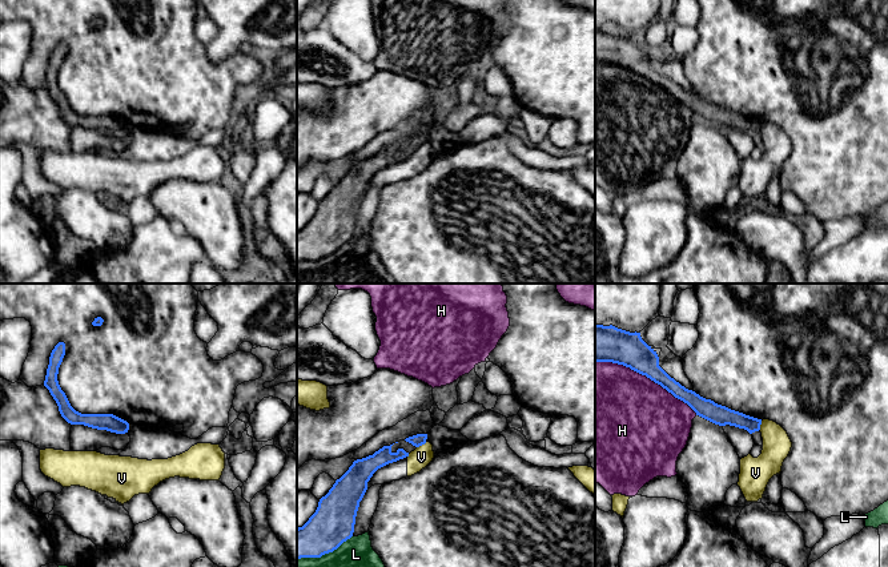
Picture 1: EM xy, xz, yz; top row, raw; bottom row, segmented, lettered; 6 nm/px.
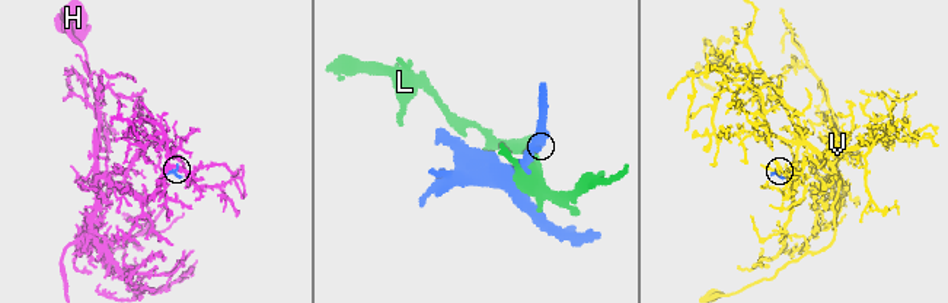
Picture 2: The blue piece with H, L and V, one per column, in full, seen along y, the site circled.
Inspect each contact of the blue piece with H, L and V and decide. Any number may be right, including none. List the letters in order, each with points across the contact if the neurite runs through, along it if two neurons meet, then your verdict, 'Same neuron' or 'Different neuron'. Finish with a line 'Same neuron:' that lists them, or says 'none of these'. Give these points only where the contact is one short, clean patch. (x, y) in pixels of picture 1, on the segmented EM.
H: Different neuron
L: Different neuron
V: Boundary: xz (426, 442), (417, 447). Different neuron
Same neuron: none of these

